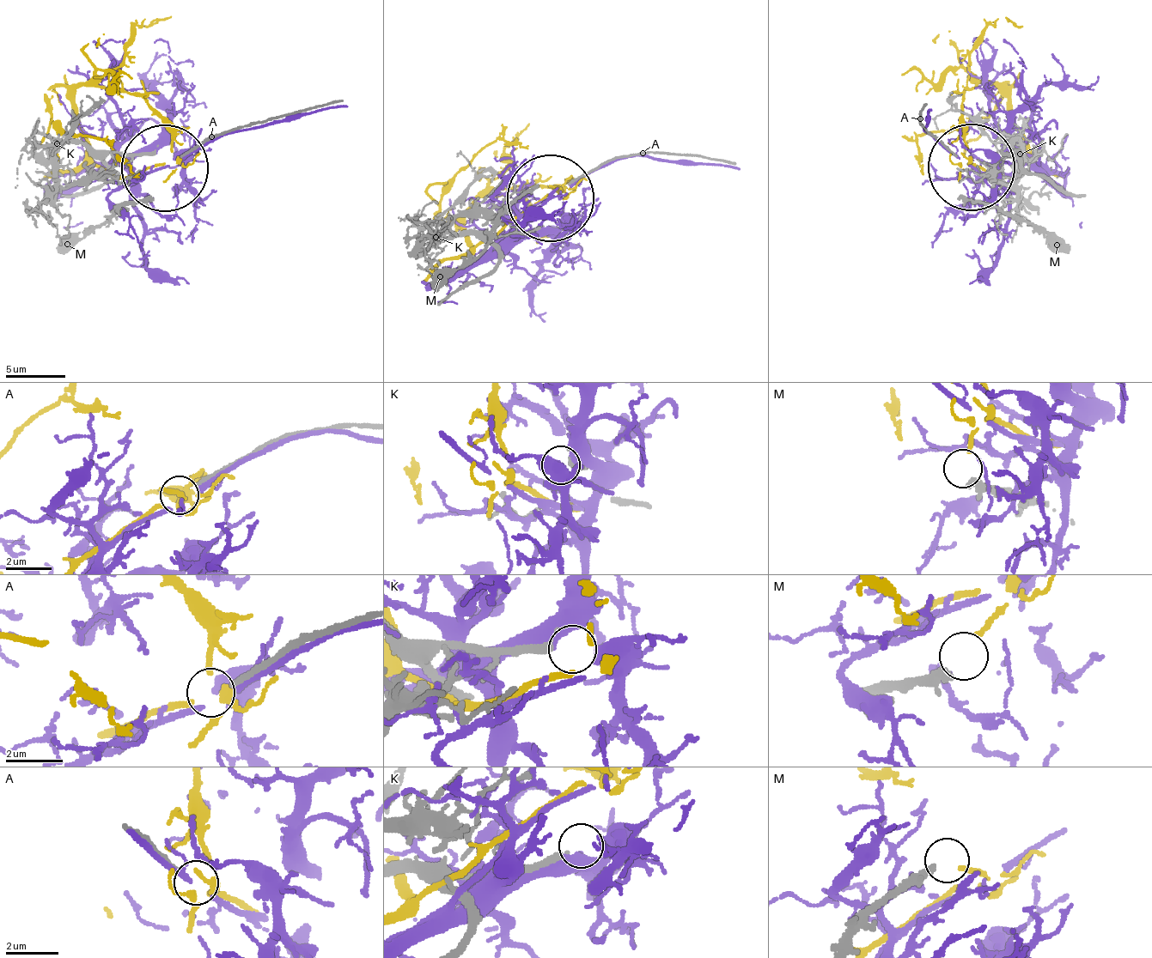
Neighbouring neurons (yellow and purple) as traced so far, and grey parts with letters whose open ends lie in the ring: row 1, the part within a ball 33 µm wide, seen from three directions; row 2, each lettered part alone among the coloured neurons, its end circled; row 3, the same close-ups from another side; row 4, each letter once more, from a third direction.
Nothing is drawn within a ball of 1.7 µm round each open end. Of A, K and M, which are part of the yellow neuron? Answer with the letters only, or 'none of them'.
A

